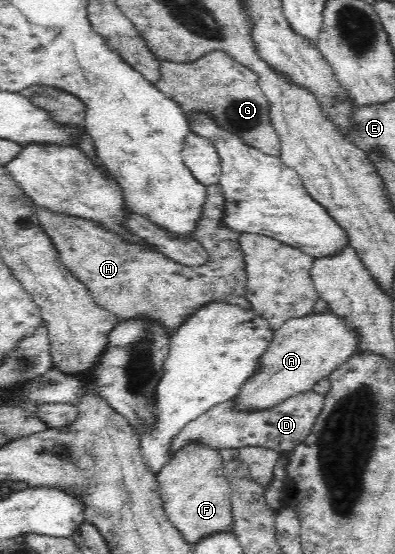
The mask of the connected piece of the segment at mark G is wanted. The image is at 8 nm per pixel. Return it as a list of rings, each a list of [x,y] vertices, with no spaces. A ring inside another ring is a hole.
[[[222,50],[197,58],[195,62],[160,61],[160,77],[155,86],[179,103],[187,122],[197,113],[209,113],[221,129],[241,137],[247,145],[261,152],[280,156],[281,139],[270,119],[270,102],[261,90],[256,72],[249,70]]]

